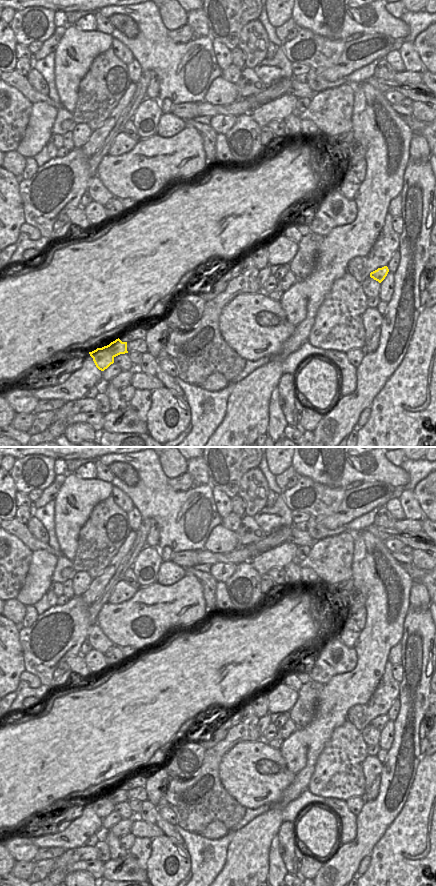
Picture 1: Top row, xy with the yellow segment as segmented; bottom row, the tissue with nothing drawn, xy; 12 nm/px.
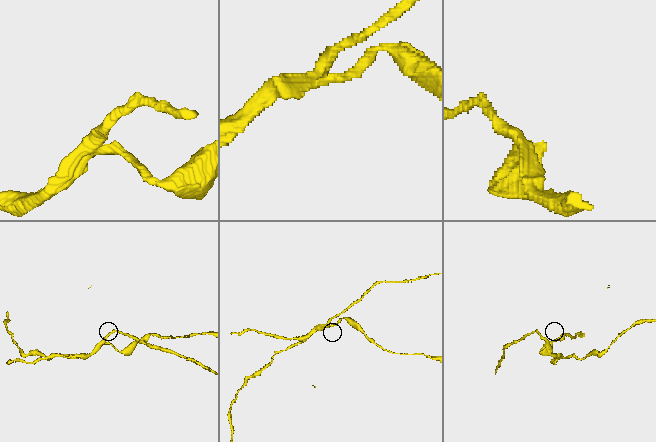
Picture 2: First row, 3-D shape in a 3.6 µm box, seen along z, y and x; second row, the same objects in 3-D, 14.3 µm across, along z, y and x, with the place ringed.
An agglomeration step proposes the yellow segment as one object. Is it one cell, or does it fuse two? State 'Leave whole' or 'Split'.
Split

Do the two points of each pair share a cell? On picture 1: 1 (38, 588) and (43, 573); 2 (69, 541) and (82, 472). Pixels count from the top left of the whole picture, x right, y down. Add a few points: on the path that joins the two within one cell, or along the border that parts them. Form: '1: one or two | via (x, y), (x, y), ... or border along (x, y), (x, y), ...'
1: one | via (38, 584), (39, 577)
2: two | border along (74, 472), (84, 479), (96, 478)

